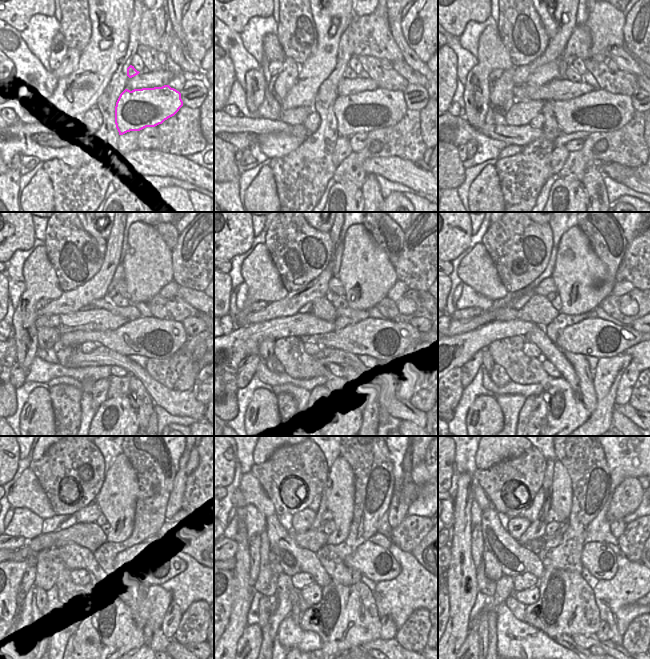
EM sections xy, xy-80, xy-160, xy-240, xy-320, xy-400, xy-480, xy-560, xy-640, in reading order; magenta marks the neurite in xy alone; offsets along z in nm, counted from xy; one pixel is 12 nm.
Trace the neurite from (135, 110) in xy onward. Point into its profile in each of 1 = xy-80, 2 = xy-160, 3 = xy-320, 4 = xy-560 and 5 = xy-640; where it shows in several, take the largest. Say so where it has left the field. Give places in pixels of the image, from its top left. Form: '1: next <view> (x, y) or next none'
1: next xy-80 (366, 111)
2: next xy-160 (598, 111)
3: next xy-320 (378, 338)
4: next xy-560 (376, 563)
5: next xy-640 (597, 558)

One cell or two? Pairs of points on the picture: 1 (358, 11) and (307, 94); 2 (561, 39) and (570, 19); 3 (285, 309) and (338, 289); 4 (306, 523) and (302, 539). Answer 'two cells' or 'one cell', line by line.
1: two cells
2: one cell
3: two cells
4: two cells

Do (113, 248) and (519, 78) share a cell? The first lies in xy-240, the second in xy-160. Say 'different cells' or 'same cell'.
same cell

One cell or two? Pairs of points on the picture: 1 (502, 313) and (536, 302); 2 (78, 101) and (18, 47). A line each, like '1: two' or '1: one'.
1: one
2: two

